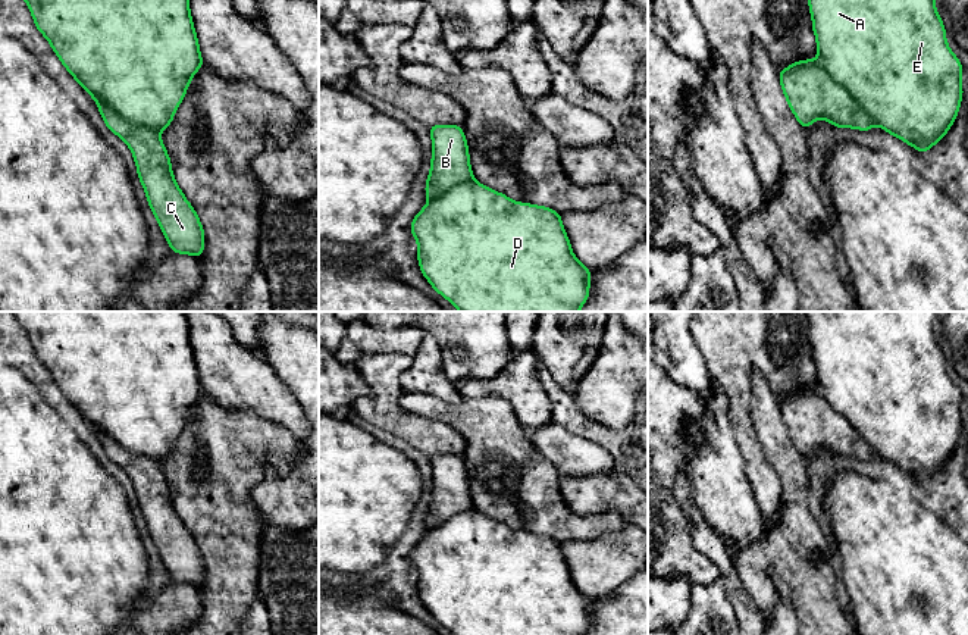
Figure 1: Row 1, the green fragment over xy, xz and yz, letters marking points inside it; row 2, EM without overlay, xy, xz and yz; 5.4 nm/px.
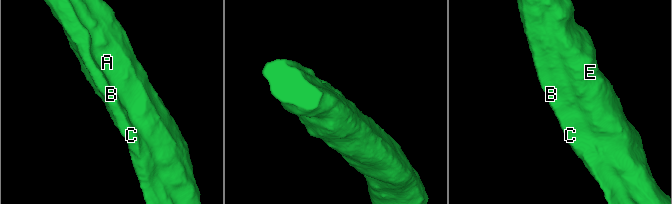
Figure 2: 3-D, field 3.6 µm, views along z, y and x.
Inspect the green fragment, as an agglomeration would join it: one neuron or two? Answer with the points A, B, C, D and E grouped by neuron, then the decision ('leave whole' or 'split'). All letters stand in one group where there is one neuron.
A D E / B C | split

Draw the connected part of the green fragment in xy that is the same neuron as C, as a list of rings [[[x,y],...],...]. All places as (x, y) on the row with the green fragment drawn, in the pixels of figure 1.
[[[95,97],[94,100],[106,126],[131,148],[138,179],[170,250],[200,259],[204,251],[204,231],[194,207],[176,185],[170,159],[160,135],[123,119],[104,101]]]

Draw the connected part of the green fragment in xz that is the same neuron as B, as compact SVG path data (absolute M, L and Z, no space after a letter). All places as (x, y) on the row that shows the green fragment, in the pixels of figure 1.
M432 125L429 131L433 150L425 193L435 200L455 185L473 181L473 173L461 126Z

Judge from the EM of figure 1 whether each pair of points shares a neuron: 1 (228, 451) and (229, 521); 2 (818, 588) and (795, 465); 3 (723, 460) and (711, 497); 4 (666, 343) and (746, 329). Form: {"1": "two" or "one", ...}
{"1": "one", "2": "one", "3": "one", "4": "two"}

